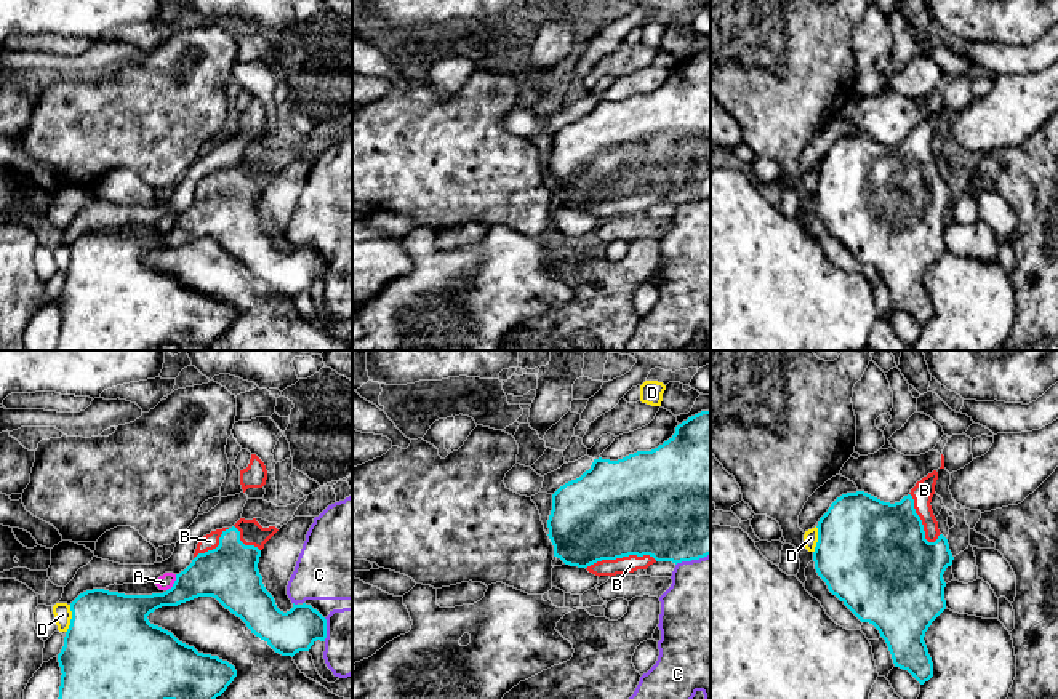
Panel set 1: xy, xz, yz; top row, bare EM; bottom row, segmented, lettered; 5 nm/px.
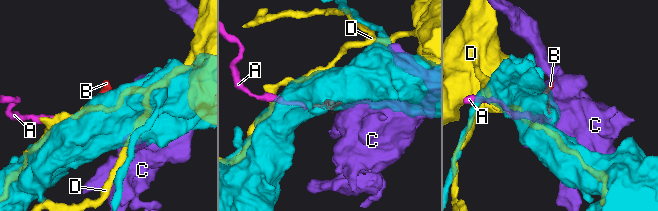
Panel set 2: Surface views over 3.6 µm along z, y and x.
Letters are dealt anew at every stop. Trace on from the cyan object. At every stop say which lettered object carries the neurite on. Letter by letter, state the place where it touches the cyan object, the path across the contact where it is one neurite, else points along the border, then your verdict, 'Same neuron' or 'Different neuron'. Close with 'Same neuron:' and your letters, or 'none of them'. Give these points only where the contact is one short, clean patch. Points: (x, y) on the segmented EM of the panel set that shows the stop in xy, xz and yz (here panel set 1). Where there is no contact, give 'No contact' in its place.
A: Touches cyan at xy (175, 583). Different neuron
B: Touches cyan at xz (621, 557). Same neuron
C: Touches cyan at xy (325, 629). Different neuron
D: Touches cyan at xy (71, 619). Different neuron
Same neuron: B

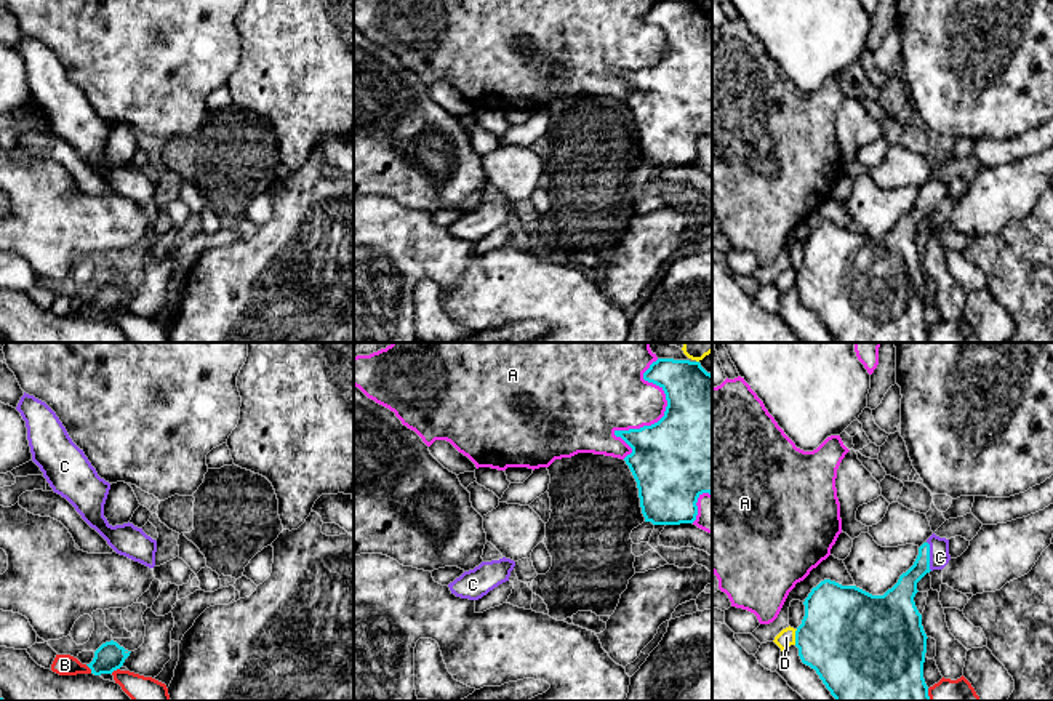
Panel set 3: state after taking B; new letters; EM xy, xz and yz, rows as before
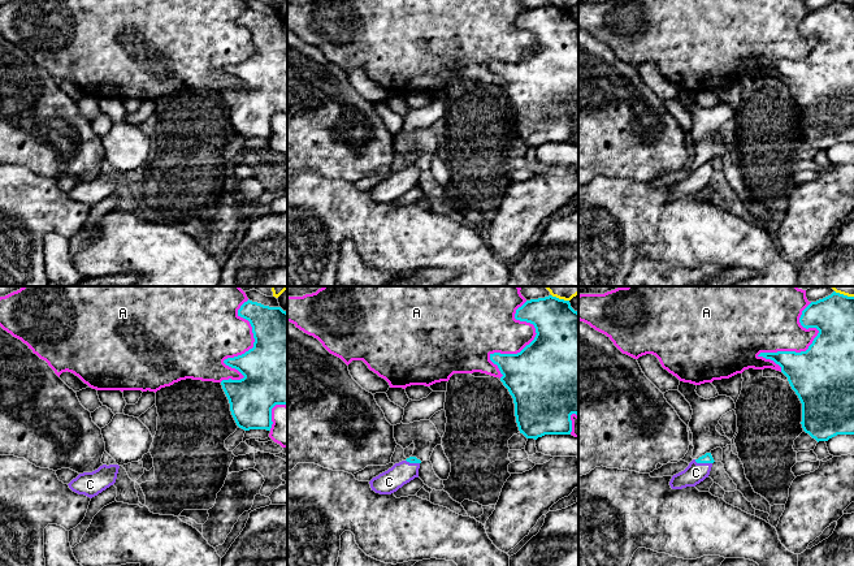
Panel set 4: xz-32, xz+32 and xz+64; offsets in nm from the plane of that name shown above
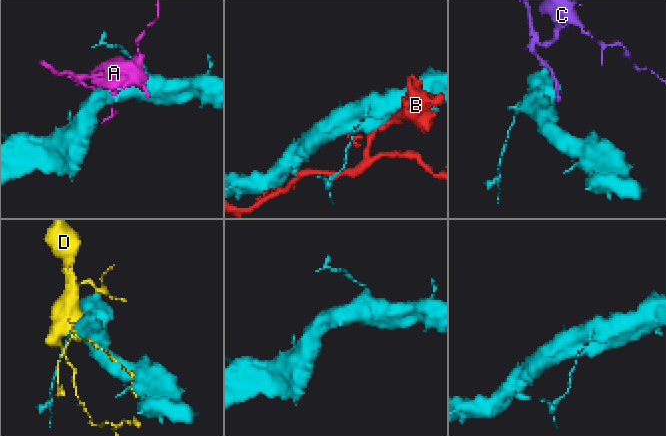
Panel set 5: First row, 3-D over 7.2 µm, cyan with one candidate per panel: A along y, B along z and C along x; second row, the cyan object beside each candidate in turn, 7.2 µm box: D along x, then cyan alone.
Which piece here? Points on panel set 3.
A: Touches cyan at xz (658, 421). Different neuron
B: Touches cyan at xy (90, 668). Different neuron
C: Touches cyan at yz (928, 556). Same neuron
D: Touches cyan at yz (796, 637). Different neuron
Same neuron: C

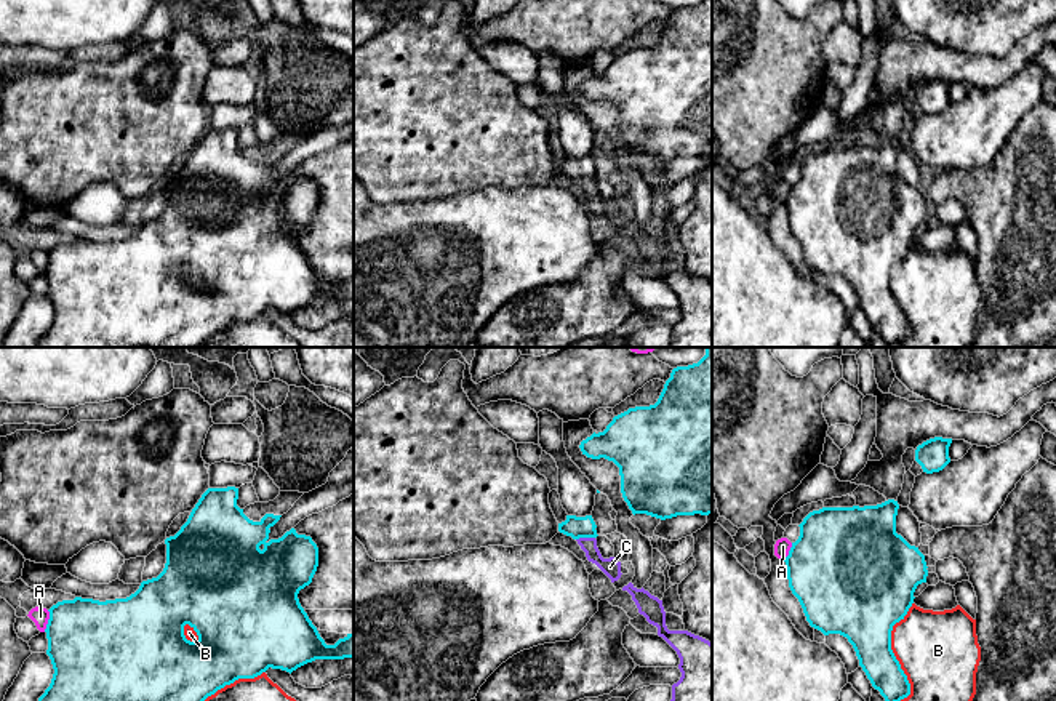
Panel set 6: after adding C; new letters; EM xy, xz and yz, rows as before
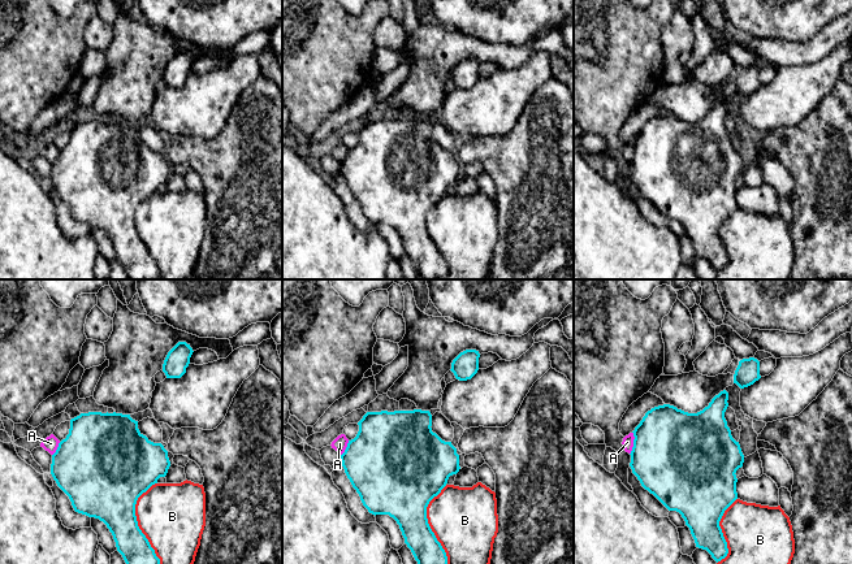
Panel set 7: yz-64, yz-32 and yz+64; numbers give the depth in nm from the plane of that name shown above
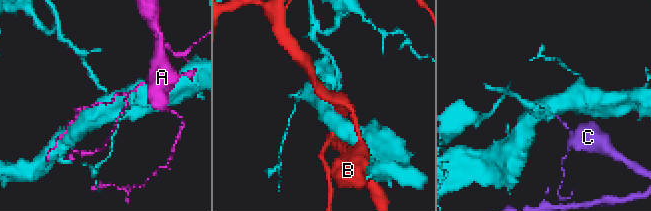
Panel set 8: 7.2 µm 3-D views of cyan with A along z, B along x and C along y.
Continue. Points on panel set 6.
A: Touches cyan at xy (48, 621). Different neuron
B: Touches cyan at yz (893, 653). Different neuron
C: Touches cyan at xz (584, 536). Different neuron
Same neuron: none of them

